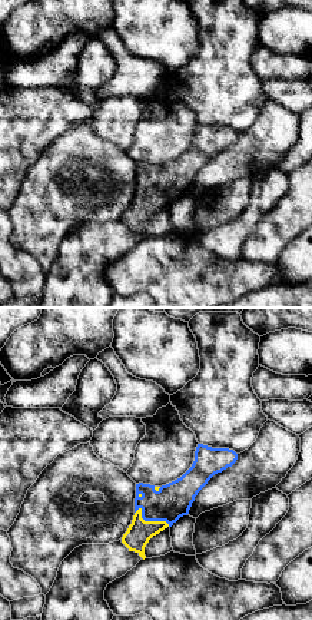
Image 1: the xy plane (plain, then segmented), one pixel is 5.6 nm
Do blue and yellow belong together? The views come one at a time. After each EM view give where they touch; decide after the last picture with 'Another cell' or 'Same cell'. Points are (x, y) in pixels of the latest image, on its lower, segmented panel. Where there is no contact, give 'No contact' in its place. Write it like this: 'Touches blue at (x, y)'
Touches blue at (149, 520)

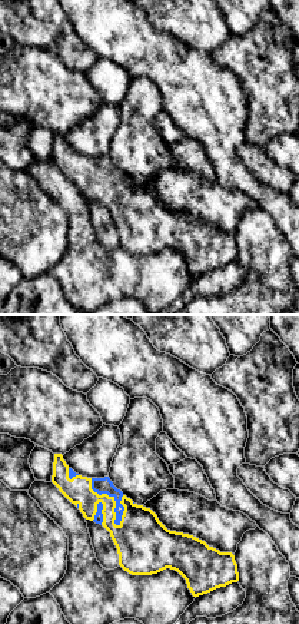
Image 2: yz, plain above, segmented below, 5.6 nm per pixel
Touches blue at (112, 495)

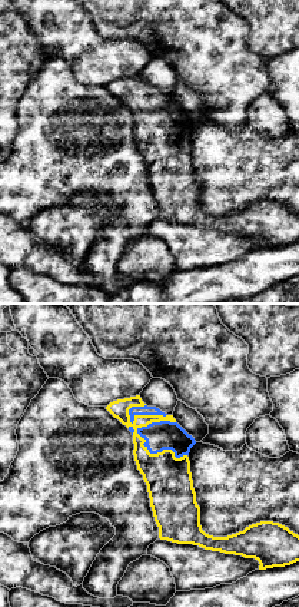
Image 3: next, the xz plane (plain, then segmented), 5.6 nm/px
Touches blue at (148, 448)

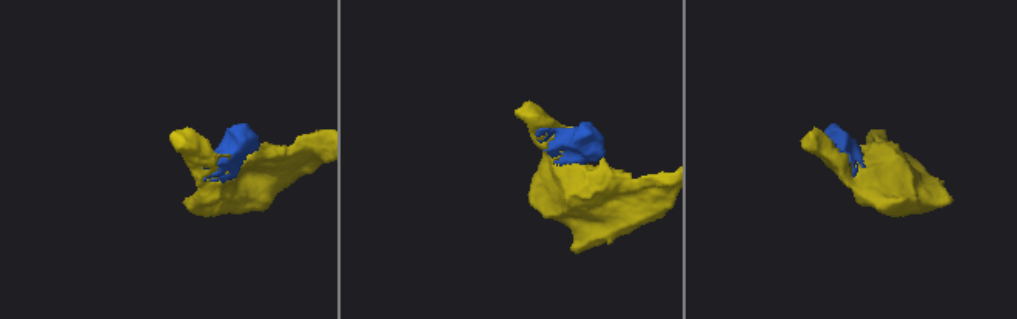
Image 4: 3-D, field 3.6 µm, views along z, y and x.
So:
Same cell

